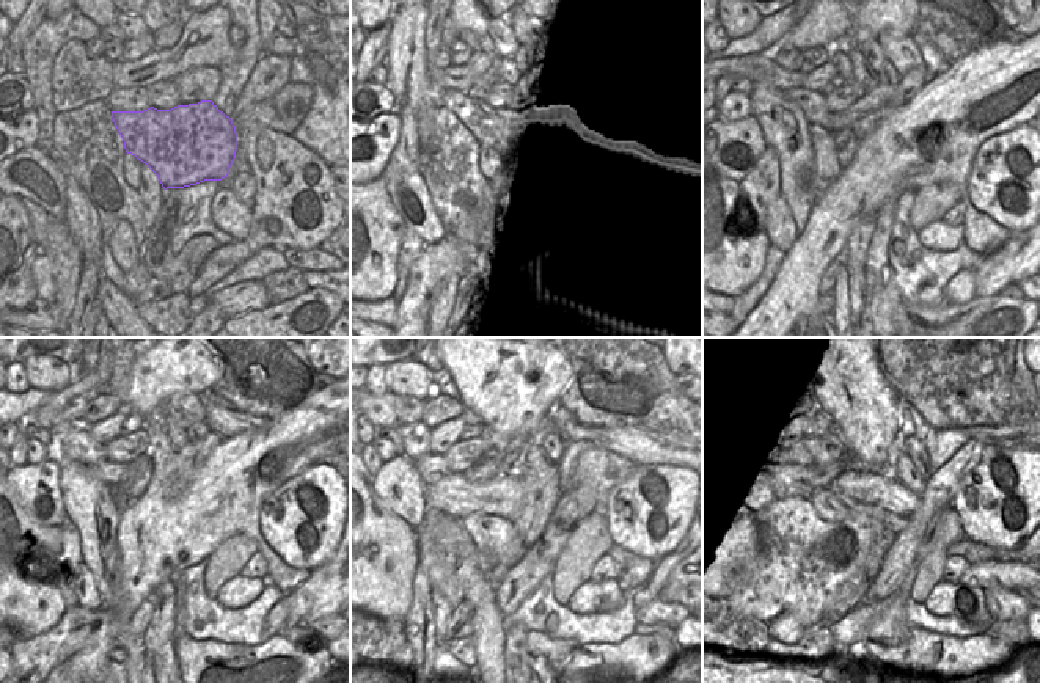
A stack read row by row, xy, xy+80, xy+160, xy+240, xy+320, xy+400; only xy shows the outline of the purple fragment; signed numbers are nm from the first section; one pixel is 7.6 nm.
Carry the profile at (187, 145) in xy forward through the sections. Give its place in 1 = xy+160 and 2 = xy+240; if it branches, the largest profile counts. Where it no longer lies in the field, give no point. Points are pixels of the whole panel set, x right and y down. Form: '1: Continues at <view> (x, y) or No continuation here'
1: Continues at xy+160 (812, 104)
2: Continues at xy+240 (79, 445)

